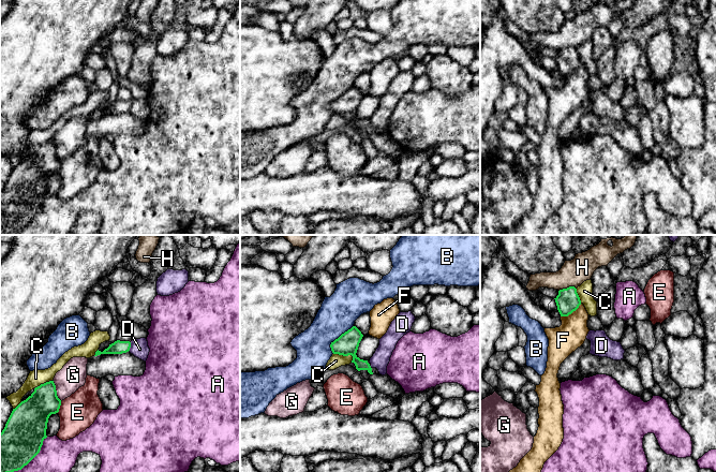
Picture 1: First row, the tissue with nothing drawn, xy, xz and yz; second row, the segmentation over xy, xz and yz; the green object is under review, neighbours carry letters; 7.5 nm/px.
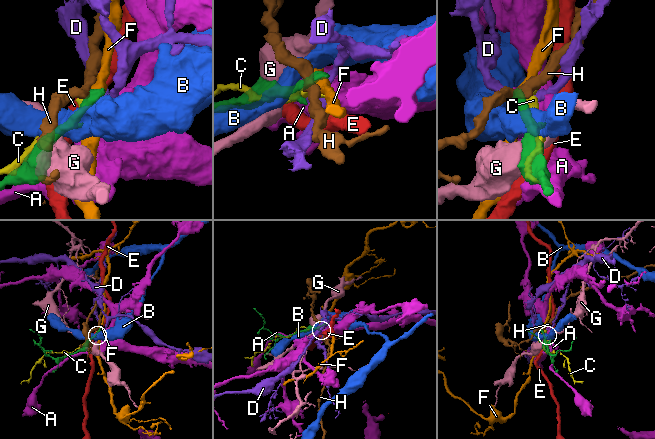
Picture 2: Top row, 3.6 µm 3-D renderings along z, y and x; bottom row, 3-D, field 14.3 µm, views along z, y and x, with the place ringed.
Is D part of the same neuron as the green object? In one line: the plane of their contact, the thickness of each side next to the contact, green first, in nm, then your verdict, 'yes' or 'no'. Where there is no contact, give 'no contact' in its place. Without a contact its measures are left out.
meets green in xy; 100 nm thick on the green side, 140 nm on the other; no

